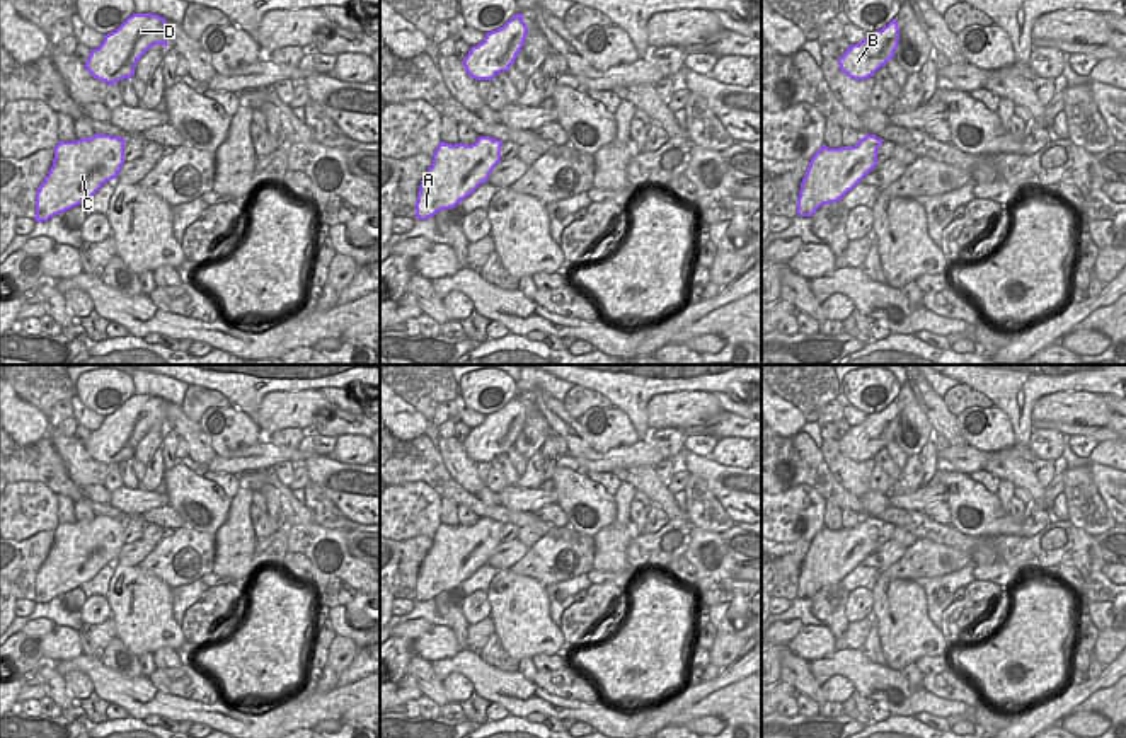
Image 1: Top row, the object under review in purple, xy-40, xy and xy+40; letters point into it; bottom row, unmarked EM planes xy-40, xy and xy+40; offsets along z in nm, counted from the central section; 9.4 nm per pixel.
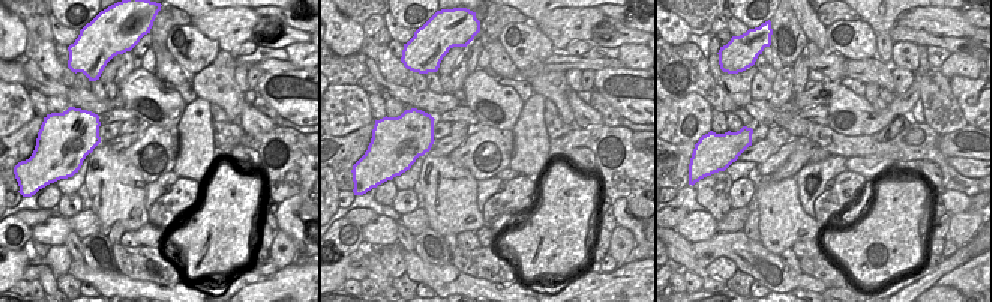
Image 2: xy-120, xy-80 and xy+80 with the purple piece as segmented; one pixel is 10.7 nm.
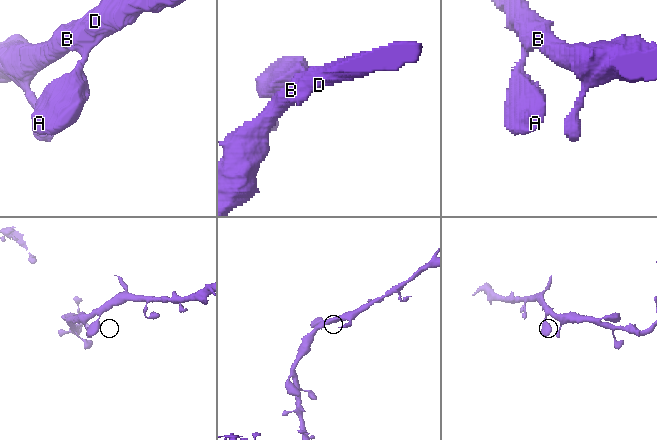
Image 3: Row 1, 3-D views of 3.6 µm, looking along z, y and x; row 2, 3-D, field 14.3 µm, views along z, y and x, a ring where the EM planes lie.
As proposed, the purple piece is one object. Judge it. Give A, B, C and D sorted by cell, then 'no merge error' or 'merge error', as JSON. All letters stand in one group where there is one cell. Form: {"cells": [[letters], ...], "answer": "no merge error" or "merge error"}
{"cells": [["A", "B", "C", "D"]], "answer": "no merge error"}

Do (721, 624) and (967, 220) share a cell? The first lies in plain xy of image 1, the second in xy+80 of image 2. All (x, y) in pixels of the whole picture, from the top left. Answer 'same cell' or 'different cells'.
different cells

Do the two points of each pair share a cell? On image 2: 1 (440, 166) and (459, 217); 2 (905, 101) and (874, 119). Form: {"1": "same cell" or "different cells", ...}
{"1": "same cell", "2": "same cell"}

